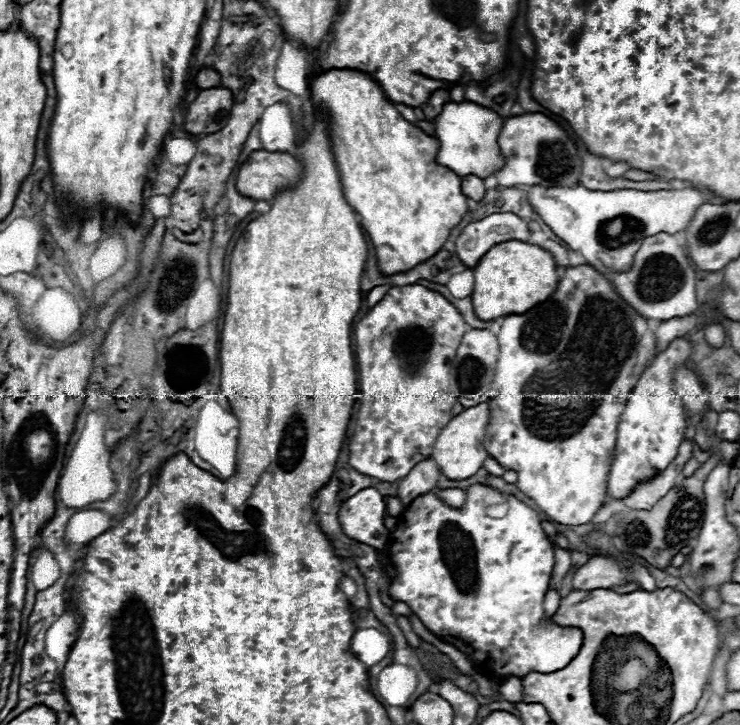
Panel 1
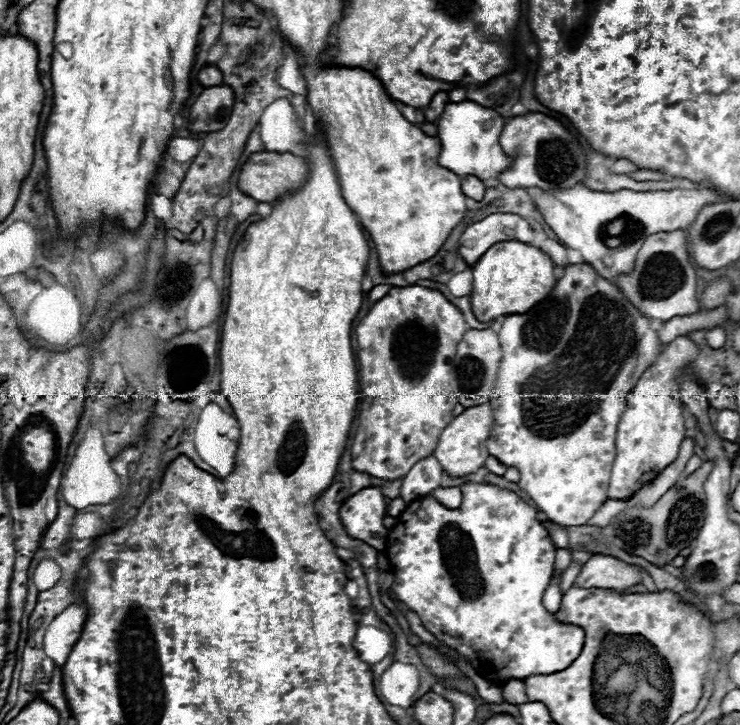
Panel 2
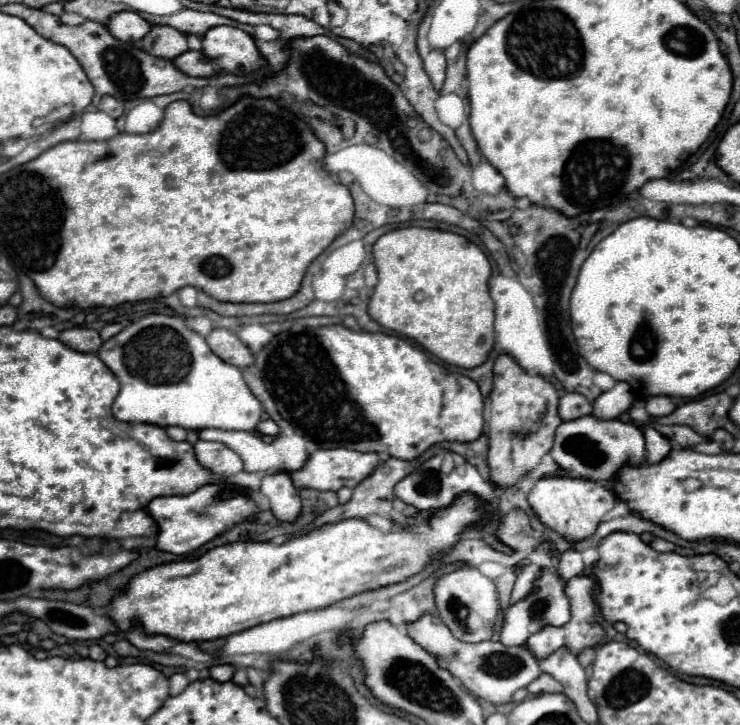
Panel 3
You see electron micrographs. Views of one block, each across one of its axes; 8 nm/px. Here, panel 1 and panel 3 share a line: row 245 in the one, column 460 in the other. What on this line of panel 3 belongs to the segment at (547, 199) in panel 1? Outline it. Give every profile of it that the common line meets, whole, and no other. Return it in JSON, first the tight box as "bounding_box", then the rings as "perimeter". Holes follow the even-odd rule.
{"bounding_box":[434,566,498,644],"perimeter":[[[462,566],[454,572],[440,576],[434,584],[436,608],[442,624],[454,634],[454,638],[476,644],[490,640],[494,634],[494,622],[498,616],[498,594],[490,578],[486,578],[476,566]]]}

